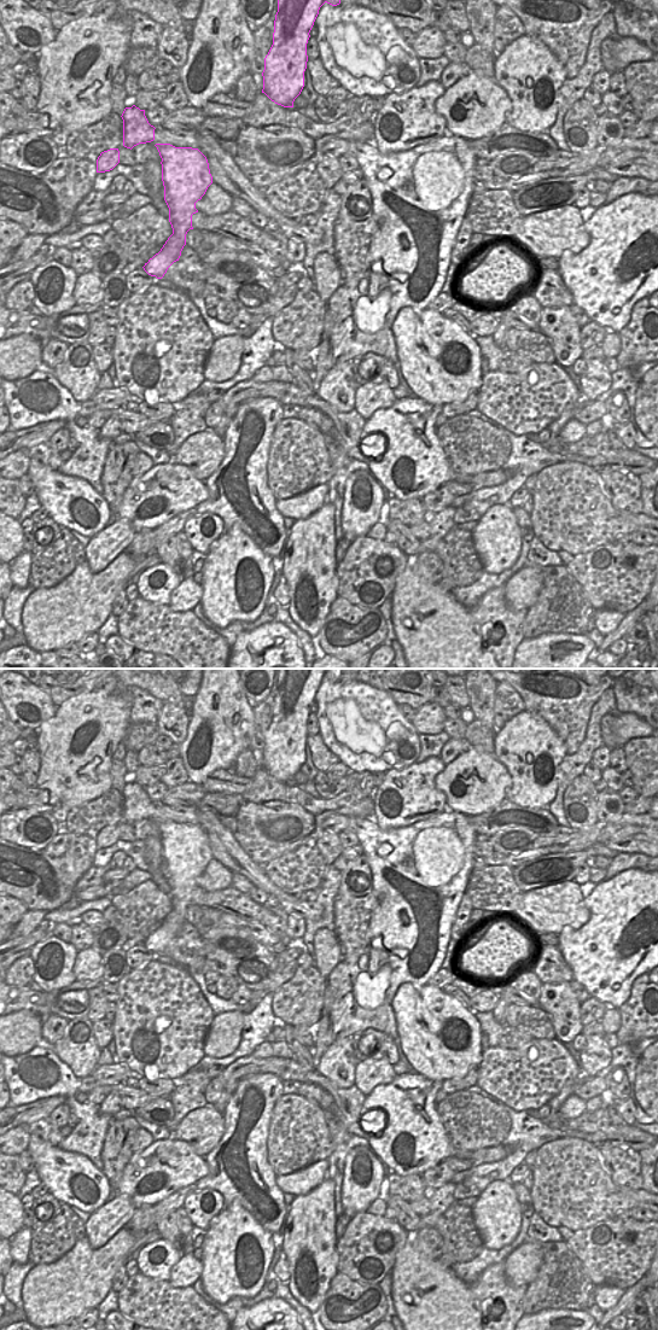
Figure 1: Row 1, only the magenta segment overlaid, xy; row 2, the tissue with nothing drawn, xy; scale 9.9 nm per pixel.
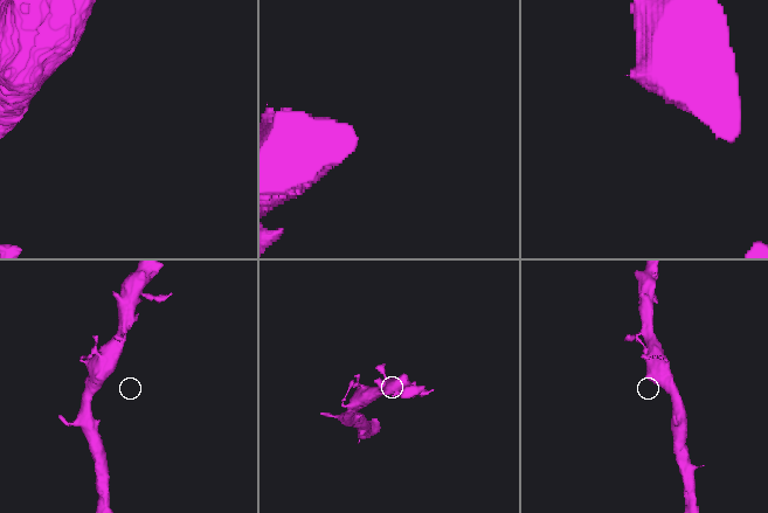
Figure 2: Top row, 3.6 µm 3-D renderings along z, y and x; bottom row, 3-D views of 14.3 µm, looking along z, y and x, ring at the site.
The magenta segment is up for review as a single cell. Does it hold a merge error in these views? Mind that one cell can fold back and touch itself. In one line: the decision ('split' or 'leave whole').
leave whole

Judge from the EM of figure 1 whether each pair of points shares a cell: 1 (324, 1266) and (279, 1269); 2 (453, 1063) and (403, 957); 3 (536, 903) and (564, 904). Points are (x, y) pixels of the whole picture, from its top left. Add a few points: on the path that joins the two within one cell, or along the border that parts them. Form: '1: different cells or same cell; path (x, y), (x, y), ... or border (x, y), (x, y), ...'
1: different cells; border (284, 1253), (287, 1260), (289, 1279)
2: different cells; border (428, 983), (423, 985), (403, 983), (391, 999)
3: same cell; path (543, 904), (557, 904)

